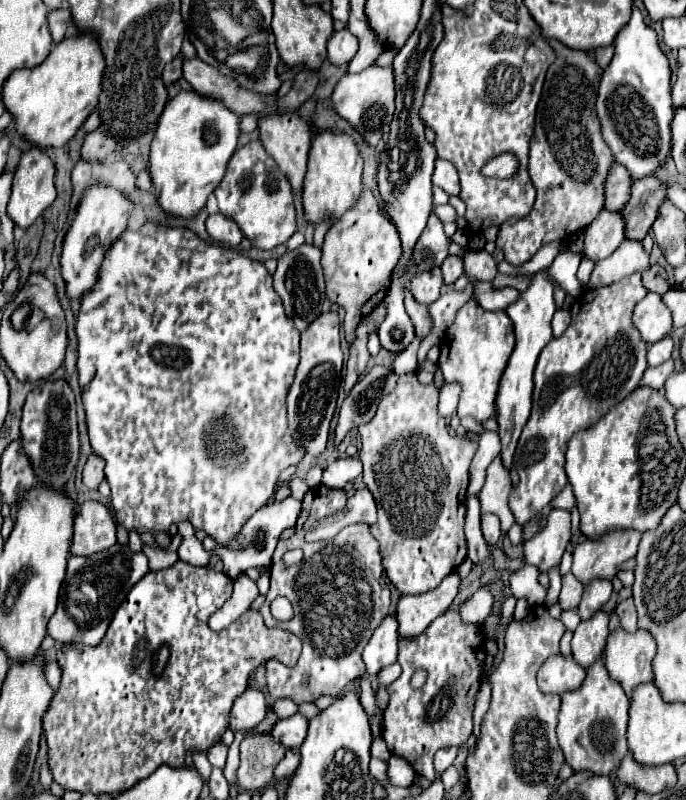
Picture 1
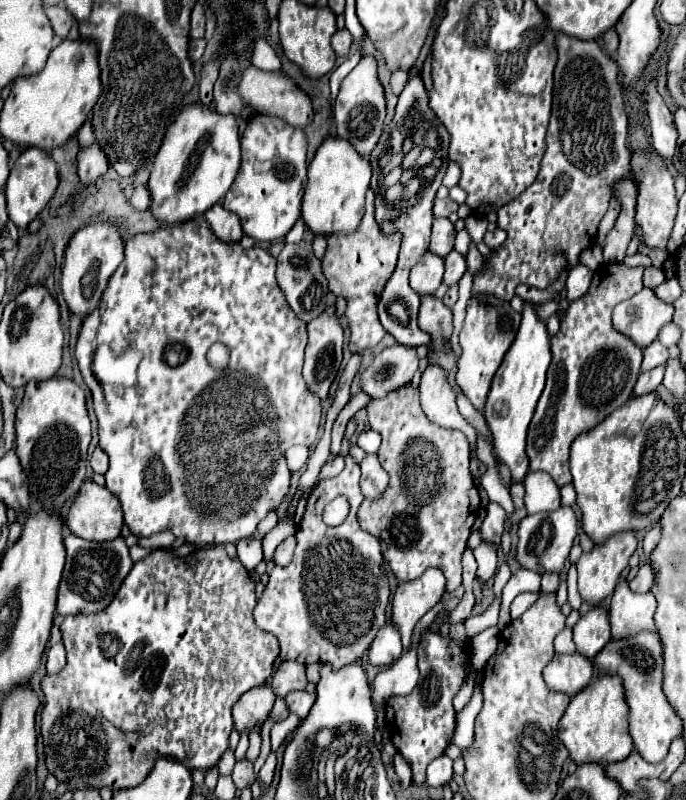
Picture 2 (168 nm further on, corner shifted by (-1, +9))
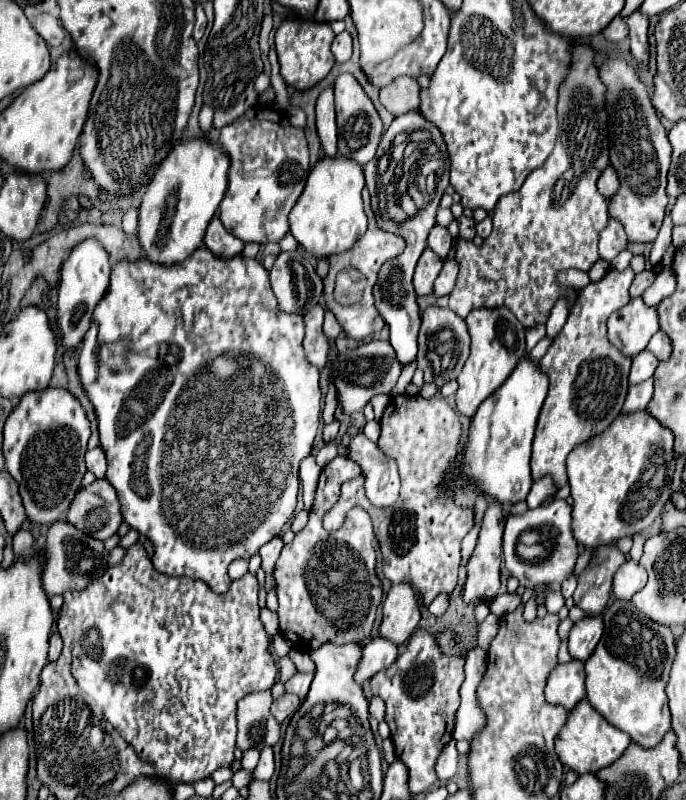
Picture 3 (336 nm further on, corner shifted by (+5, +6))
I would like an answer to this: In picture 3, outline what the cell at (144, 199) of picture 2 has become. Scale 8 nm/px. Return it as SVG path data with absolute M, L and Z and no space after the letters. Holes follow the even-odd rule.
M129 208L123 214L123 224L121 224L125 234L135 234L137 232L137 208Z

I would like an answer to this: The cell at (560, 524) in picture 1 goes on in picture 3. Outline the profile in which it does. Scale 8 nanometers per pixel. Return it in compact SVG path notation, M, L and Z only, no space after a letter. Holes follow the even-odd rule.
M553 500L547 506L527 510L525 514L509 516L503 534L503 556L507 570L519 580L521 586L557 586L575 568L577 540L571 528L571 506L565 500Z

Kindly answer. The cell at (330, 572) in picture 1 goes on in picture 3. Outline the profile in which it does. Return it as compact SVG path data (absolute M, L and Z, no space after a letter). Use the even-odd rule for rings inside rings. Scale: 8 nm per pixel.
M343 454L337 456L335 460L331 460L323 468L319 486L315 492L315 502L309 512L309 522L301 532L297 532L297 536L291 544L283 546L281 556L273 570L273 578L277 584L277 596L279 596L279 608L277 608L279 632L283 634L285 640L289 640L301 652L313 652L315 648L319 648L321 644L327 644L327 642L337 644L337 646L349 644L349 642L363 644L371 636L371 630L373 630L377 606L381 604L381 582L375 574L375 534L373 534L369 514L363 512L361 508L351 510L347 514L345 524L335 532L327 532L321 524L321 520L329 512L329 508L333 508L337 504L341 486L359 474L361 472L359 472L357 464L349 456L343 456Z

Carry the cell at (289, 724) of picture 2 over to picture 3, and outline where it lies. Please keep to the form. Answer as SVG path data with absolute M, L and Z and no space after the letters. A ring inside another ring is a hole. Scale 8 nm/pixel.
M283 694L279 700L275 700L273 708L271 708L271 714L275 716L277 722L283 722L285 718L293 716L293 712L299 708L301 700L297 700L297 696L289 696L289 694Z

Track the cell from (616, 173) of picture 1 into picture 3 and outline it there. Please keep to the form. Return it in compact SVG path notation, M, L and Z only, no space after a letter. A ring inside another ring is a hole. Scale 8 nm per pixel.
M609 218L607 226L599 234L599 258L611 264L611 260L627 246L627 236L623 224L617 218Z

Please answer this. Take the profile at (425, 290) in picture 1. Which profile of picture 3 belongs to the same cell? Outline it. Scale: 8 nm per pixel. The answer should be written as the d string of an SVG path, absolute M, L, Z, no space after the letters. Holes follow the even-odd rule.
M425 248L425 252L421 254L421 258L417 262L415 276L413 276L413 286L415 286L417 296L433 292L433 282L439 276L441 266L443 266L443 260L435 252Z

